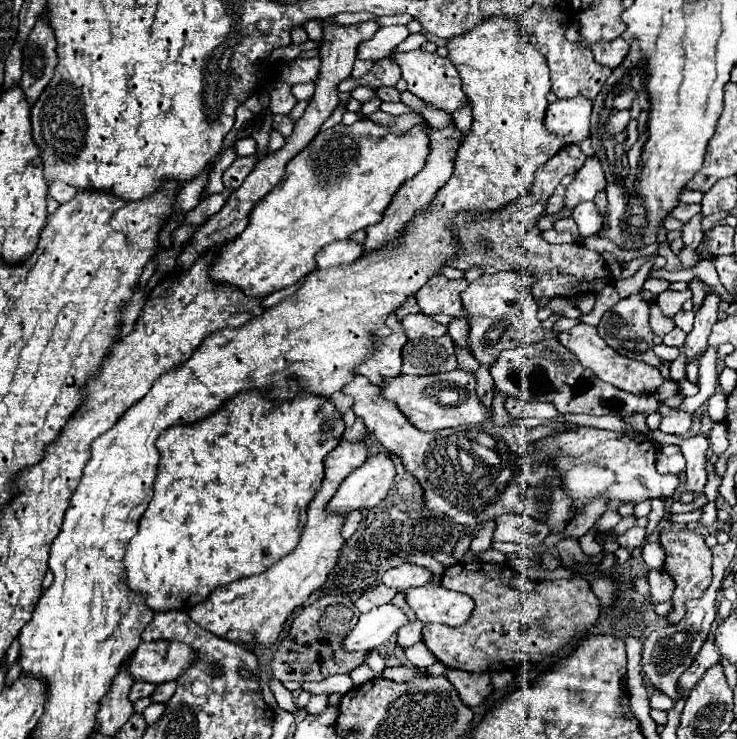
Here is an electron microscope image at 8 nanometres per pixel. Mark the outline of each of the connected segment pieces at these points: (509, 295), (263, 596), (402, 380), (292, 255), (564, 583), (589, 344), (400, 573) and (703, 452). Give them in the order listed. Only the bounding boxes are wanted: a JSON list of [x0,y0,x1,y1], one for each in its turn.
[[463,271,551,365],[189,441,367,645],[381,369,491,431],[209,119,429,297],[423,561,601,671],[559,323,663,393],[383,563,431,591],[651,431,709,497]]

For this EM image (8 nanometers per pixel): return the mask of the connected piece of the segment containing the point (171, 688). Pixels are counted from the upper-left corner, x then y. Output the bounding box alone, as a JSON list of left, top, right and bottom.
[151,681,177,703]

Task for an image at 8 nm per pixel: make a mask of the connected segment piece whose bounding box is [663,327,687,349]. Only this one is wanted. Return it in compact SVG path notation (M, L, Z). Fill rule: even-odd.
M677 327L677 329L673 329L667 337L663 337L663 343L669 345L669 347L677 347L677 349L679 349L679 347L685 343L685 337L687 337L687 335Z

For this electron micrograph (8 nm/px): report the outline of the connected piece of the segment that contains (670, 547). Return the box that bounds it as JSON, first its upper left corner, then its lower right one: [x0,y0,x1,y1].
[659,527,711,625]

